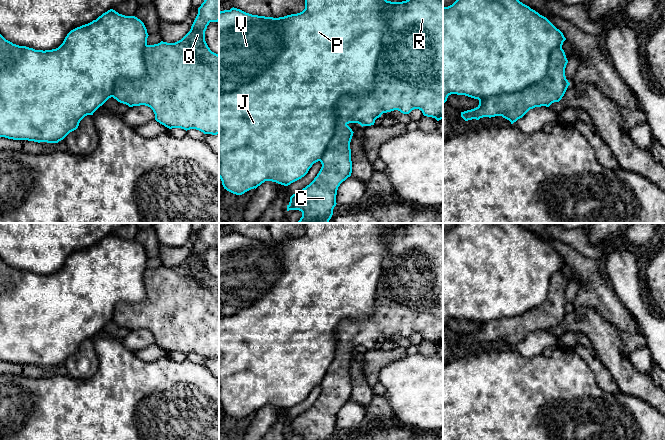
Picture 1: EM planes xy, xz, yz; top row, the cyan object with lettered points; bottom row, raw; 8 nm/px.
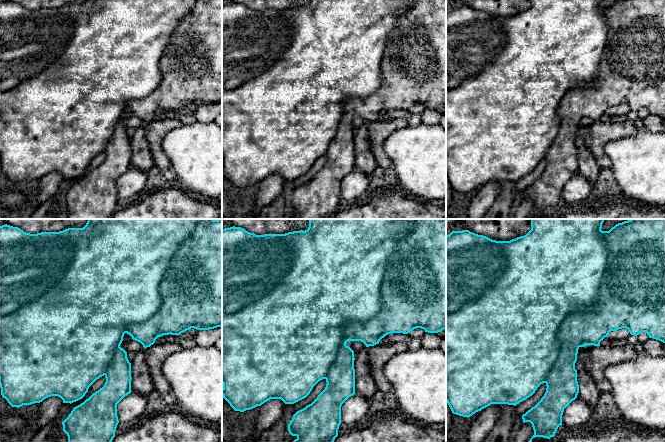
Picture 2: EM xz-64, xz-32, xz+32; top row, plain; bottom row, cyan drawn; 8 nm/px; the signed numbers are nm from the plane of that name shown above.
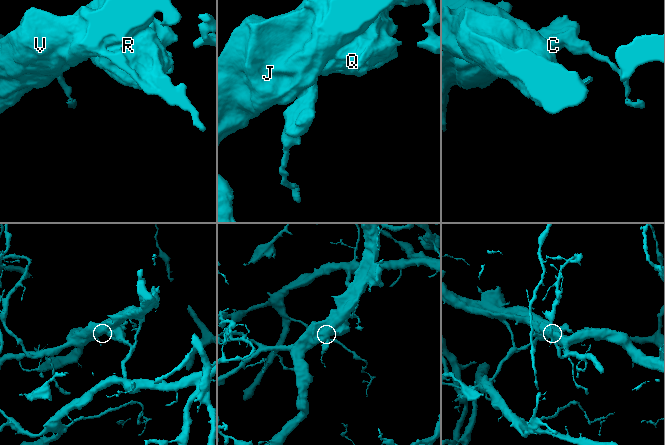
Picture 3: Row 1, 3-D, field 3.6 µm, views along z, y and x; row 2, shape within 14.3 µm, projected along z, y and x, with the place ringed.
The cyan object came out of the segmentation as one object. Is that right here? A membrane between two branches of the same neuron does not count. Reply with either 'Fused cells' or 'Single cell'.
Fused cells

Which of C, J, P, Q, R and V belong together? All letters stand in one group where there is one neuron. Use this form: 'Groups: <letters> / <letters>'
Groups: C Q R / J P V

